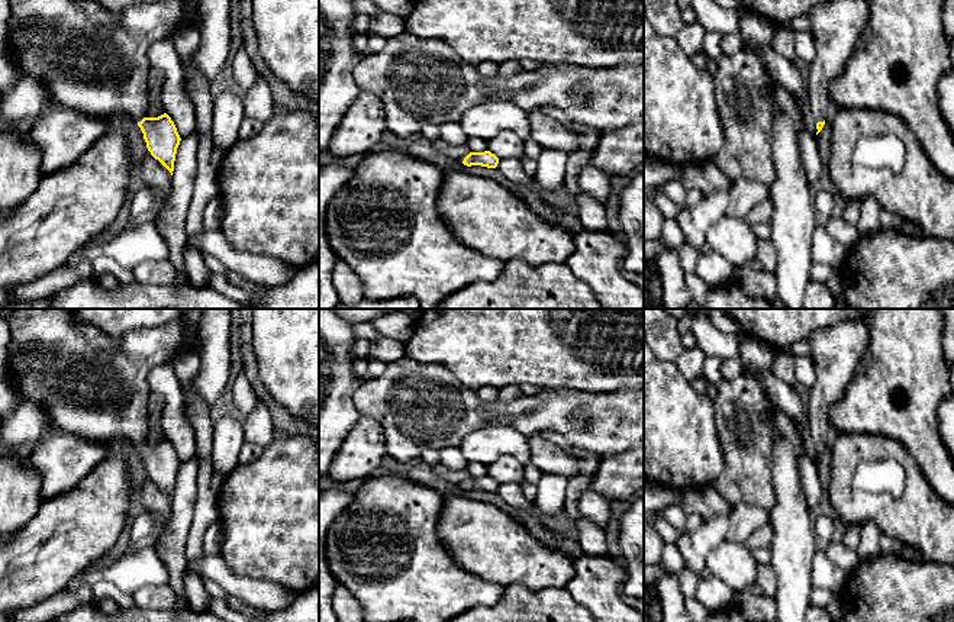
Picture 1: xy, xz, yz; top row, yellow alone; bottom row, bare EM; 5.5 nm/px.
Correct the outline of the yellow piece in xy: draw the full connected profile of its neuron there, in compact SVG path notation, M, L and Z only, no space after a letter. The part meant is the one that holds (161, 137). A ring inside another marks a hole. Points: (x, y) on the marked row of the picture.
M10 0L9 43L17 54L25 75L39 80L46 88L46 101L88 115L130 116L138 122L151 155L173 175L180 135L164 113L146 117L149 106L146 52L149 46L177 33L186 12L186 0L161 0L133 4L116 16L117 26L93 25L72 0Z

